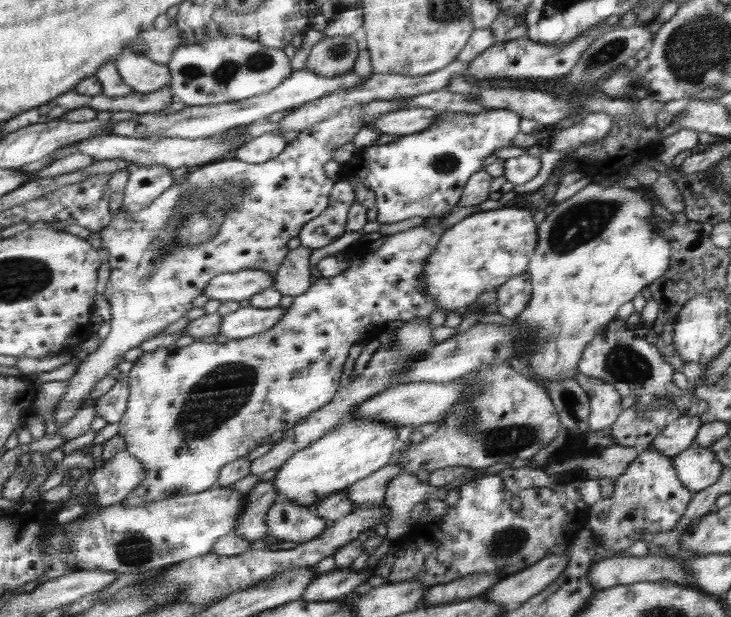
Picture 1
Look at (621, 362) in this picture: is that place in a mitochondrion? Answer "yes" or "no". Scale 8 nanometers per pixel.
yes

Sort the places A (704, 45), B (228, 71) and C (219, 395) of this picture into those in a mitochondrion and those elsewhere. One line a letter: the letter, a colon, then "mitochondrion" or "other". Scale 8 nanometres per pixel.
A: mitochondrion
B: mitochondrion
C: mitochondrion

